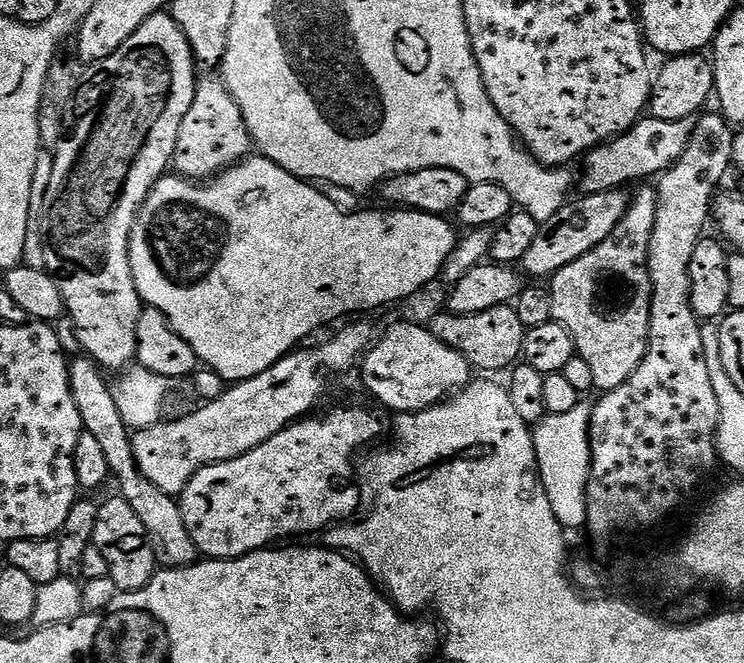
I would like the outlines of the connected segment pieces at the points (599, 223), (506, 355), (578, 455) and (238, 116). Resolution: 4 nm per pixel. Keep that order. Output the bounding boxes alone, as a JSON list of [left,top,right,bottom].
[[522,190,630,278],[430,304,524,374],[532,402,592,530],[174,79,253,182]]

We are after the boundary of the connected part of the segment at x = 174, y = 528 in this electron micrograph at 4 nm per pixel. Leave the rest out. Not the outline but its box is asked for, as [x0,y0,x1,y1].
[68,354,198,569]

